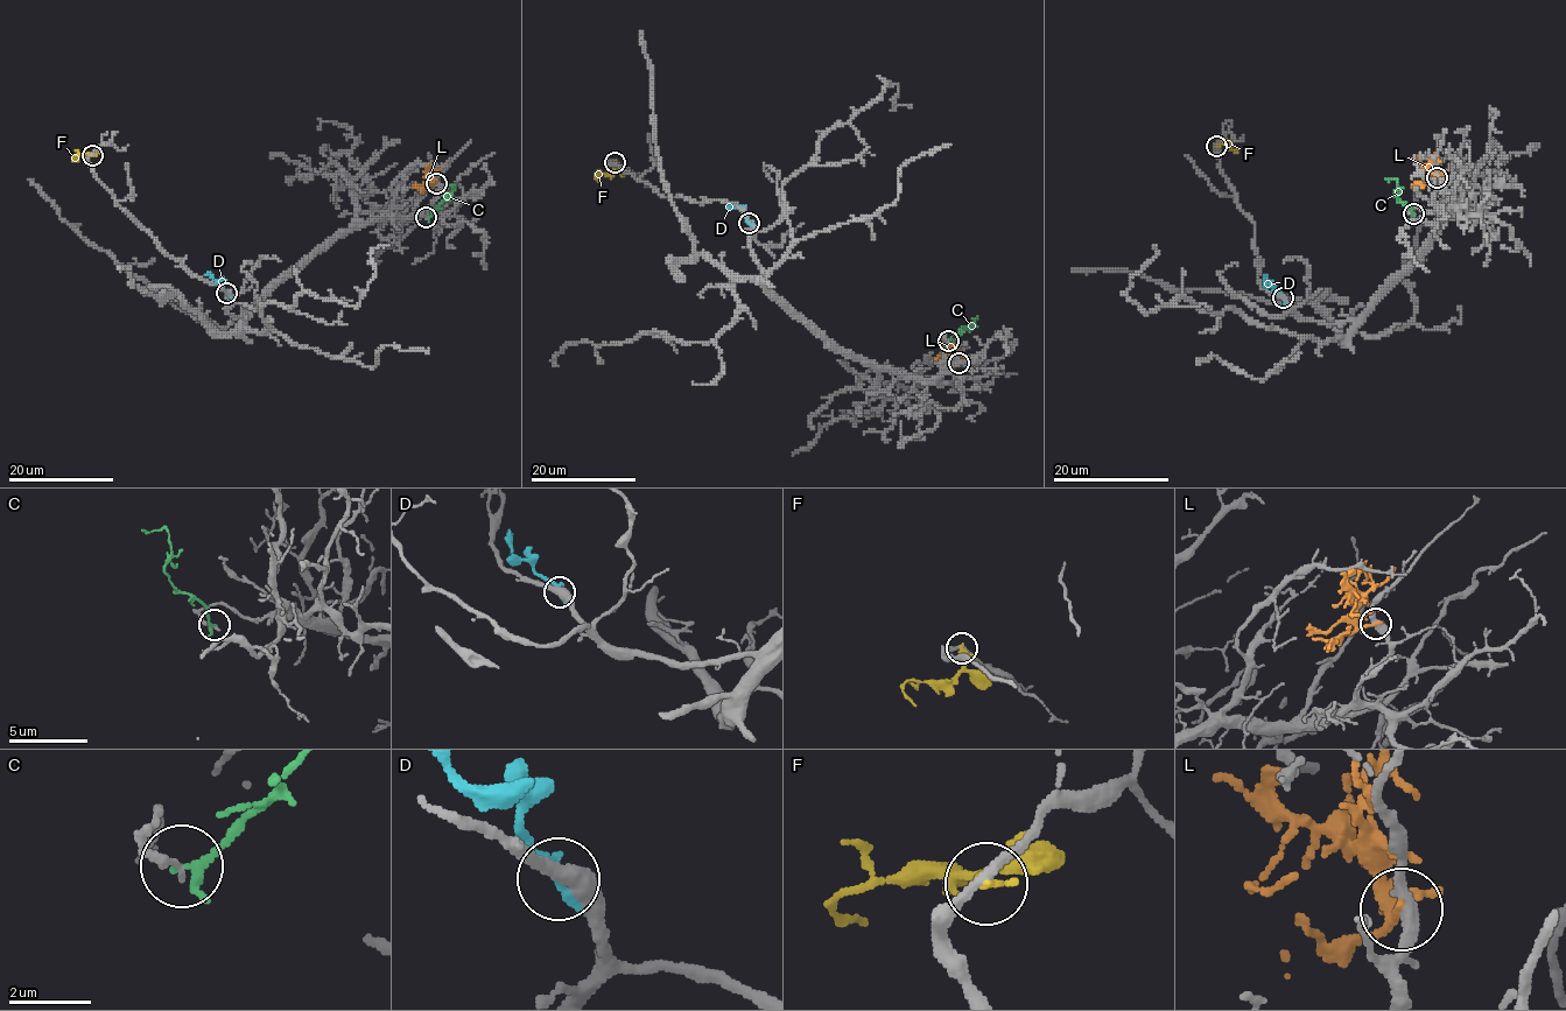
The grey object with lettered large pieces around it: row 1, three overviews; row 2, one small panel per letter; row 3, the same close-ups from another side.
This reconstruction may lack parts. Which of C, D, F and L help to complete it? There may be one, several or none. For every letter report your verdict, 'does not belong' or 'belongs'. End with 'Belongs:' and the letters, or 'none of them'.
C: does not belong
D: does not belong
F: does not belong
L: does not belong
Belongs: none of them

